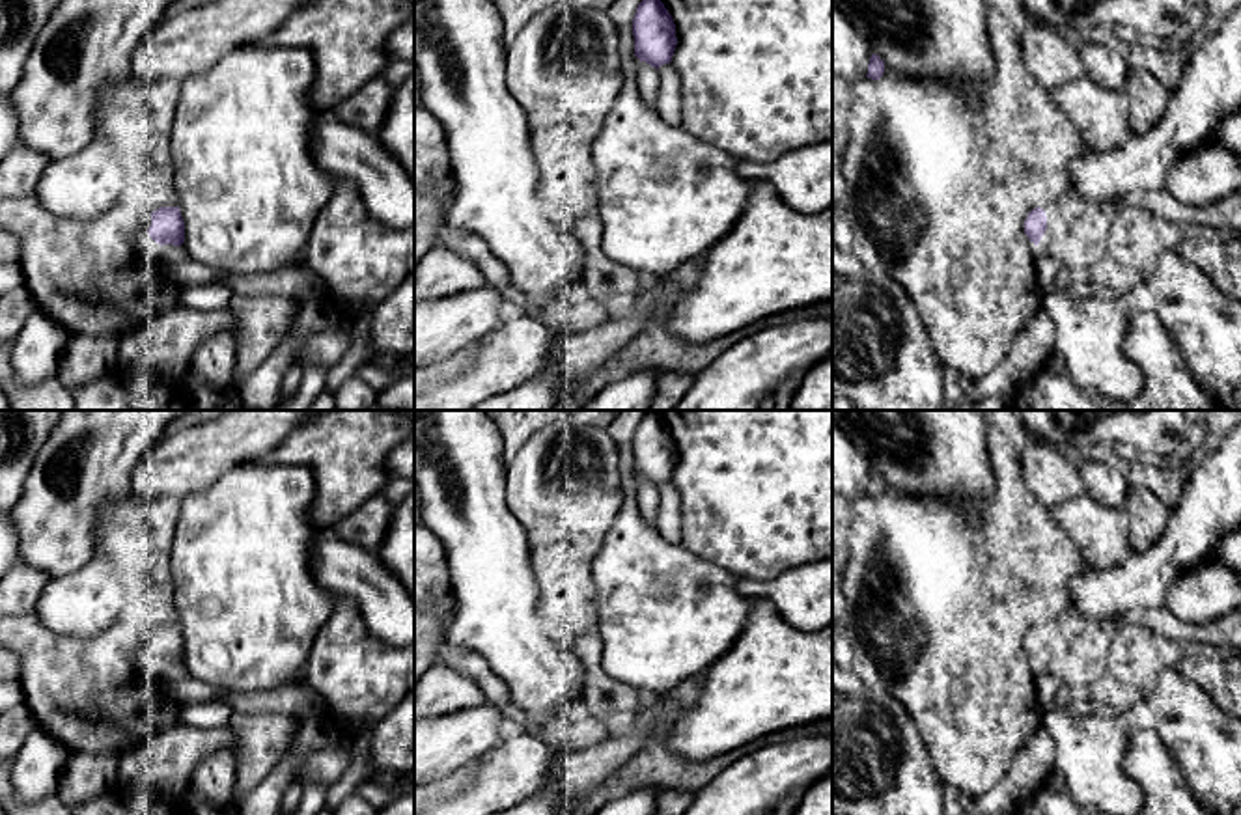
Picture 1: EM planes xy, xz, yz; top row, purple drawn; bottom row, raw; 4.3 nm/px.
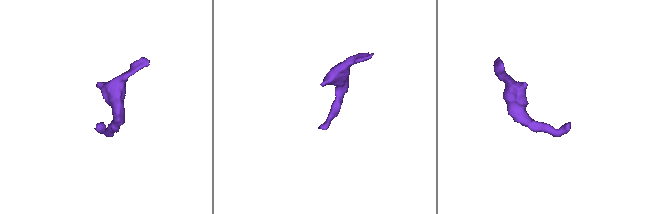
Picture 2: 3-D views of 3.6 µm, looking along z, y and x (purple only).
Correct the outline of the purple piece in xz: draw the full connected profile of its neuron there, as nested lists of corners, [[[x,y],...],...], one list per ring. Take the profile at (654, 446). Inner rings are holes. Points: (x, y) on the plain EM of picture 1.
[[[649,410],[633,436],[634,474],[659,487],[672,479],[677,455],[676,442],[657,410]]]

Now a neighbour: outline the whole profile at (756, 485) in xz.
[[[657,410],[674,436],[677,463],[672,481],[681,496],[683,546],[730,574],[767,582],[784,571],[832,558],[832,410]]]

